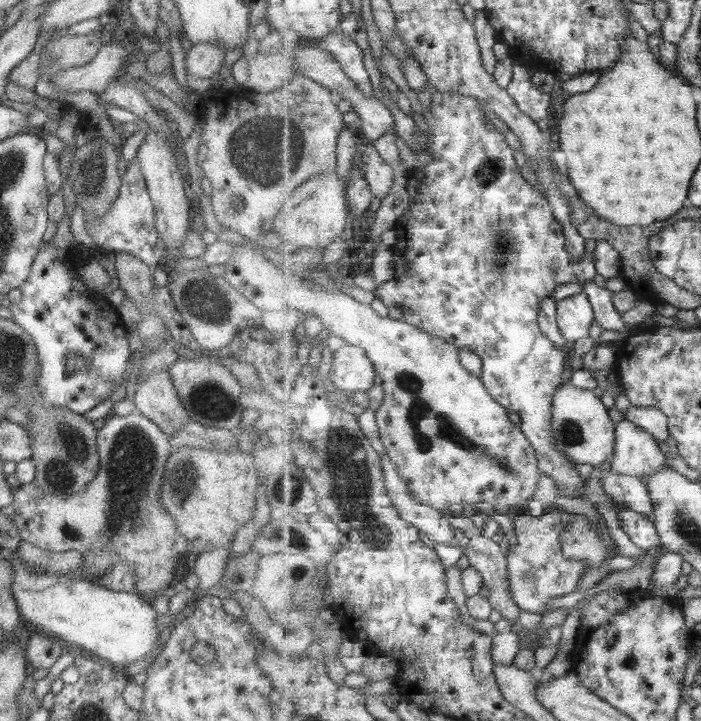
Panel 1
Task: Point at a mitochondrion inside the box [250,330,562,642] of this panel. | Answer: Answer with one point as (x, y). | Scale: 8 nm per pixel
(347, 463)

